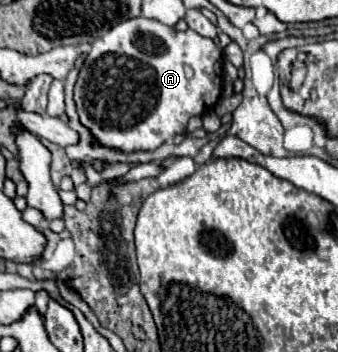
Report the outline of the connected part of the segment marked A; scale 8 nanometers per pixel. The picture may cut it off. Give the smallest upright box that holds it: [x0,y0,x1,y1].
[74,17,222,153]

